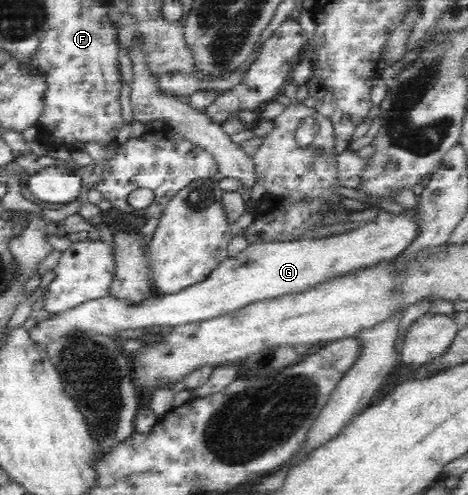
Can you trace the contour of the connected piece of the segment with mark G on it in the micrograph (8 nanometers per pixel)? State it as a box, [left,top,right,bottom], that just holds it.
[30,209,415,342]

